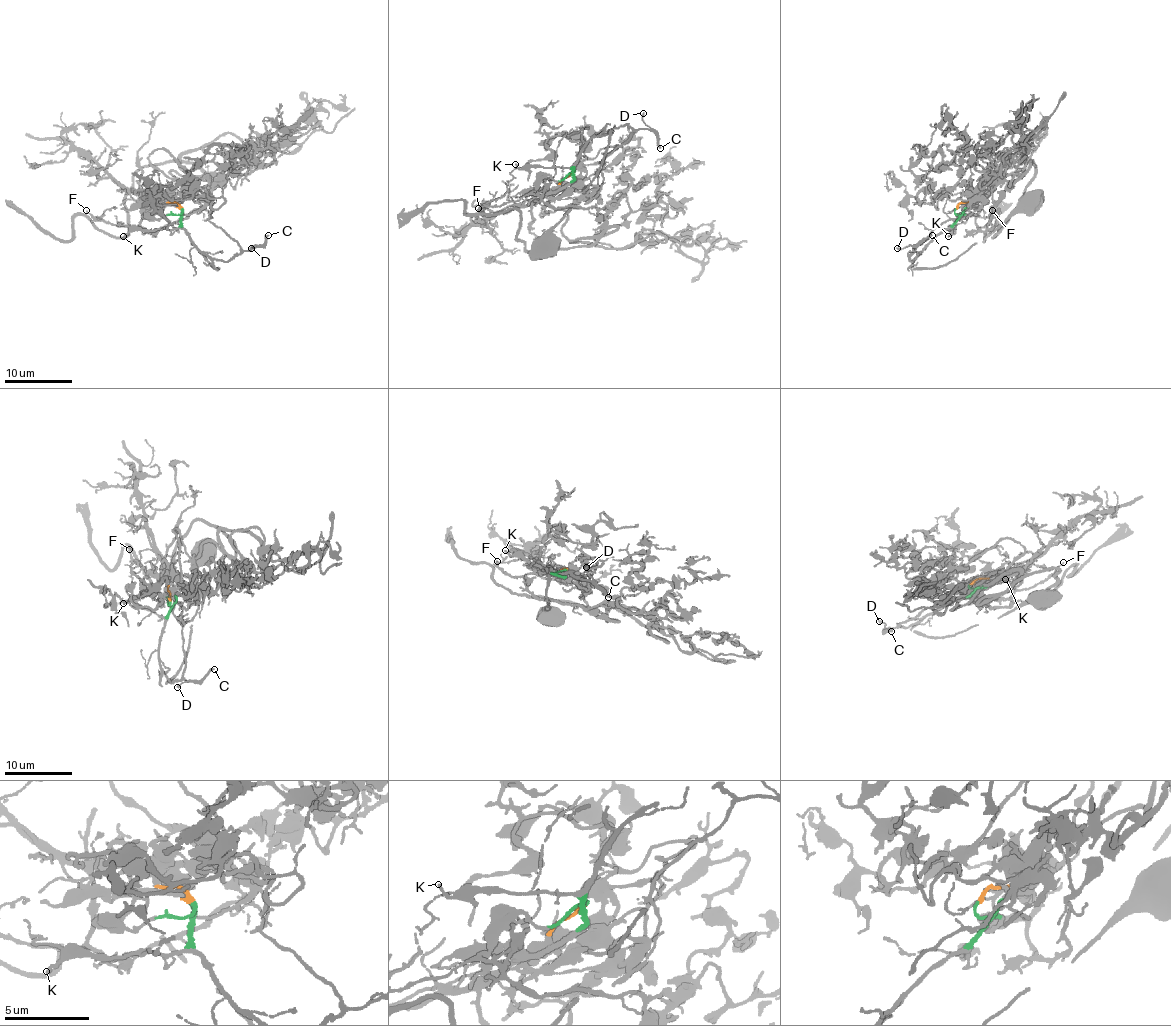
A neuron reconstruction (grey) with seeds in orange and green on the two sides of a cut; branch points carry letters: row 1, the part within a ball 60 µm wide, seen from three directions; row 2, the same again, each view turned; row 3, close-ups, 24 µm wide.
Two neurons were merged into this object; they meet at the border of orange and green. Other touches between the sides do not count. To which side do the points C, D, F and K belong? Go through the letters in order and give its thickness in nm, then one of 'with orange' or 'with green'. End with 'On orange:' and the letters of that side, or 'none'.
C: 200 nm | with green
D: 160 nm | with green
F: 110 nm | with green
K: 170 nm | with green
On orange: none

